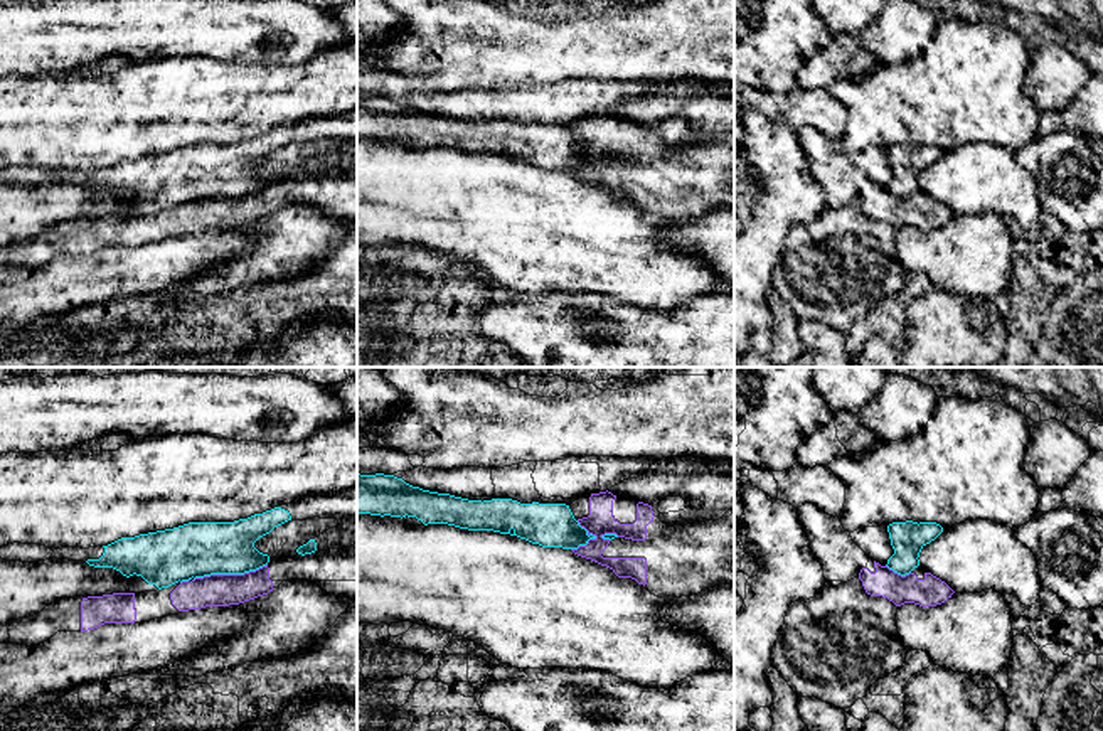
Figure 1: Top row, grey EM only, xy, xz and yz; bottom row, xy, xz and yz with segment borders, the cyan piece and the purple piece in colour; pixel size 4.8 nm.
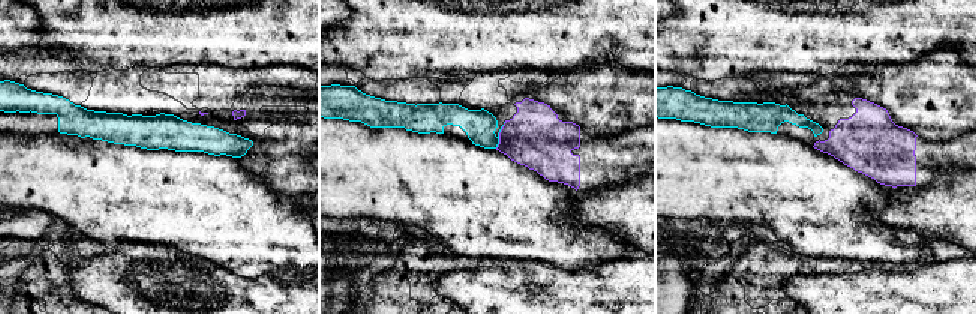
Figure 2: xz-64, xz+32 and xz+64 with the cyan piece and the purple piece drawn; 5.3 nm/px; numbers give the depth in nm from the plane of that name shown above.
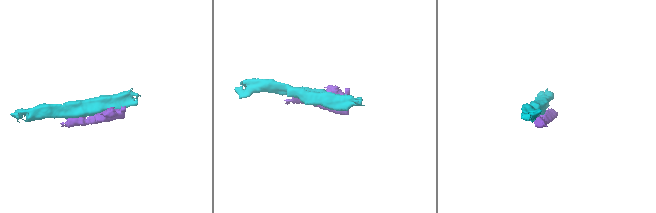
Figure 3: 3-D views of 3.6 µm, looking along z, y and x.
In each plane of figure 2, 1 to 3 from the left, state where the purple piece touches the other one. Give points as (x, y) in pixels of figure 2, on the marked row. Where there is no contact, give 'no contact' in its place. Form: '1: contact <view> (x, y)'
1: no contact
2: contact xz+32 (498, 135)
3: no contact

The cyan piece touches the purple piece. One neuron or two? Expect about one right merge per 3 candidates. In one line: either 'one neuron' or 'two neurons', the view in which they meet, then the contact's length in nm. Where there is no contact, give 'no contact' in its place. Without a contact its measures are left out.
two neurons; meets cyan in xy; contact 360 nm long

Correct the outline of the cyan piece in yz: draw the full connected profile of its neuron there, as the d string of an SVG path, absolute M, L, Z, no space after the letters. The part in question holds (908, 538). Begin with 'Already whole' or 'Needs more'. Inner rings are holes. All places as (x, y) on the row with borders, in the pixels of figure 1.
Already whole. M893 522L887 526L894 554L887 559L887 568L906 576L919 566L921 549L935 541L943 527L936 522Z

